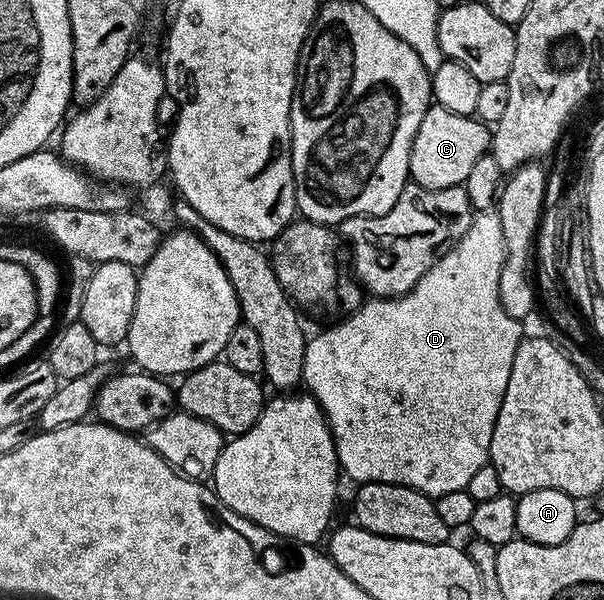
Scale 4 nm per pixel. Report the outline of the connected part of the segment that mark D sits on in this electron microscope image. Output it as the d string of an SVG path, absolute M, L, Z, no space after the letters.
M481 210L476 213L463 238L438 255L437 261L430 266L427 274L415 282L415 286L402 296L388 298L369 298L362 303L356 312L346 315L342 324L321 332L318 336L310 335L305 341L303 354L303 374L301 375L308 395L320 406L323 419L329 423L329 429L335 442L335 454L340 471L358 485L371 482L398 484L419 490L423 495L436 498L443 494L451 494L455 490L465 490L471 477L489 463L489 447L491 434L495 430L495 418L499 418L499 406L503 406L503 394L507 394L507 378L511 378L511 362L515 358L515 350L523 339L522 321L511 318L507 310L499 302L499 276L503 274L505 265L505 243L503 242L503 226L499 223L496 210Z

